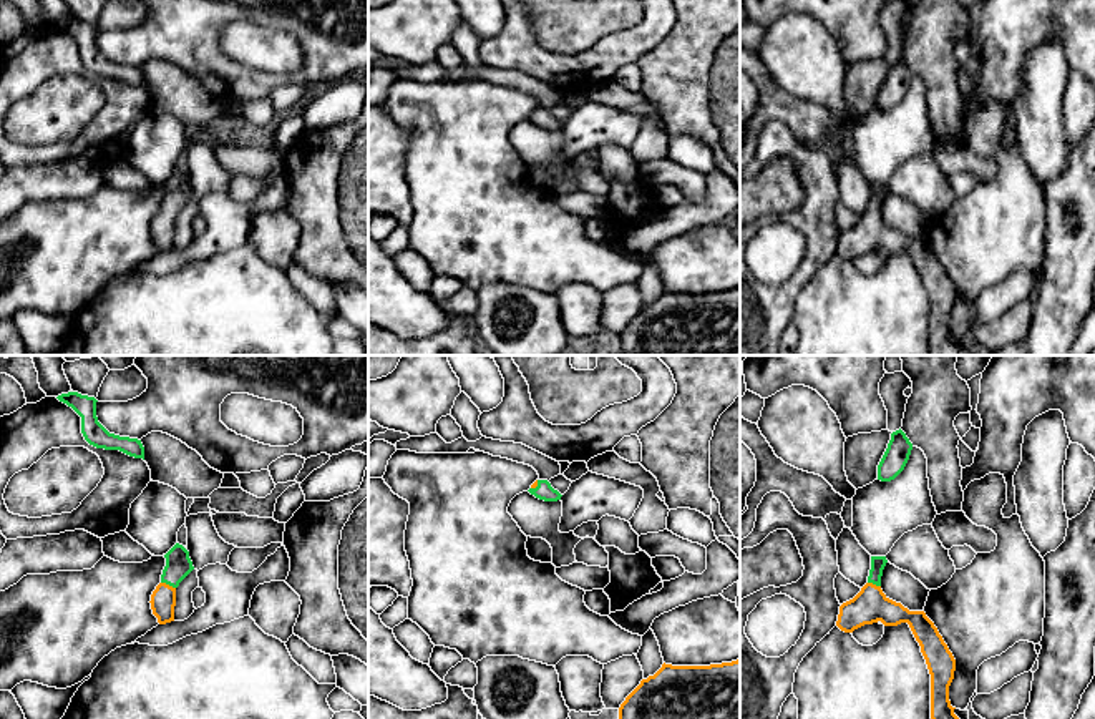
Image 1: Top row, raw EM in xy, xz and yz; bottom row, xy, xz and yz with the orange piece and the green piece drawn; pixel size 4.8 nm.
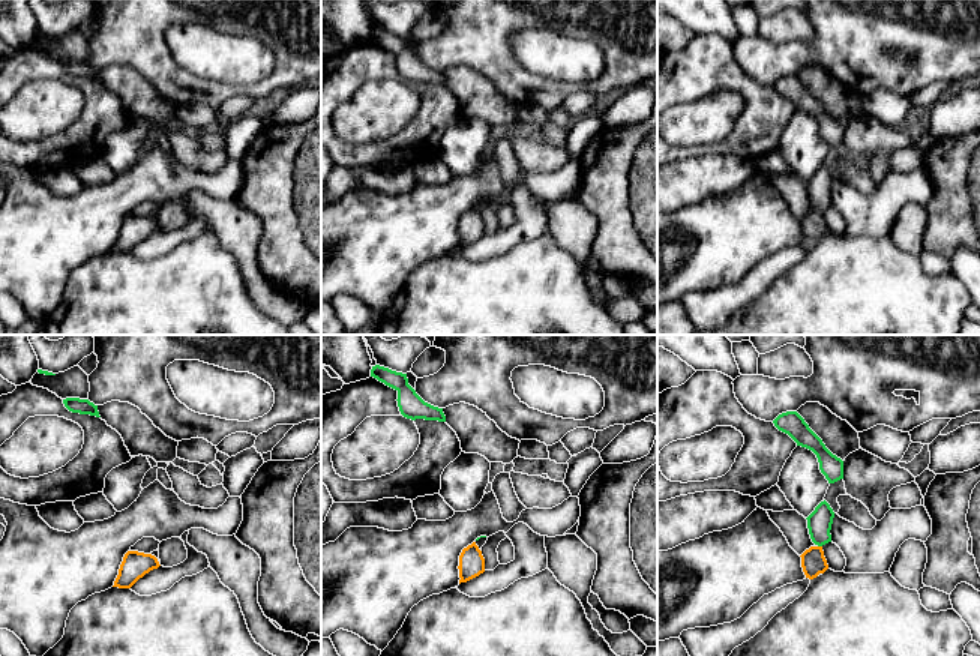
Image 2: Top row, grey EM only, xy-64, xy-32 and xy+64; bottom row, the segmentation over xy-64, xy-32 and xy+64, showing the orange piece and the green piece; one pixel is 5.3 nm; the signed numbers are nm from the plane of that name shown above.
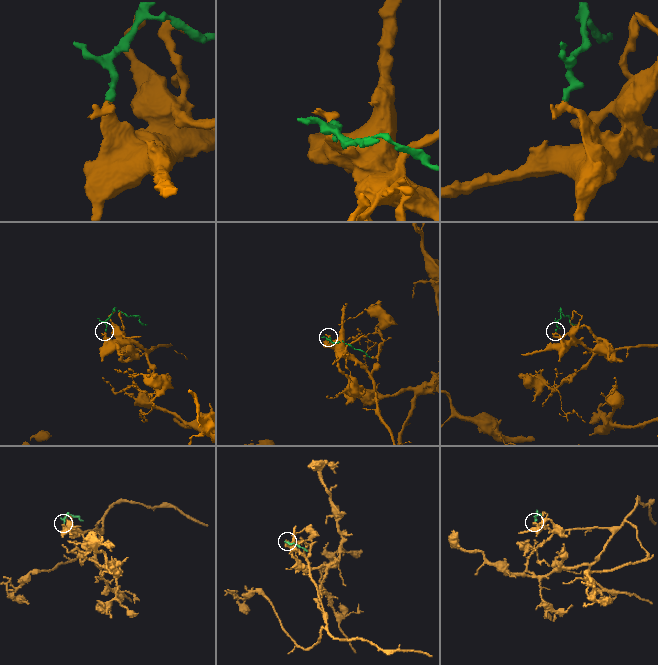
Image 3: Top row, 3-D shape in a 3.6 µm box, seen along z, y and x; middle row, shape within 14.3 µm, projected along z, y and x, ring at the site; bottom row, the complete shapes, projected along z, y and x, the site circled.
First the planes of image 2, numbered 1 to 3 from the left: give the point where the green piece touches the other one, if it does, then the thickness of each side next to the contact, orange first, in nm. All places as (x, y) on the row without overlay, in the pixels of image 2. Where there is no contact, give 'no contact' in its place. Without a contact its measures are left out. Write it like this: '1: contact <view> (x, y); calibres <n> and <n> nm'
1: no contact
2: no contact
3: contact xy+64 (820, 210); calibres 130 and 130 nm

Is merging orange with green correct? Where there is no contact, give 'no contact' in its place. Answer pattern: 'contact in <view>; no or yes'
contact in xy; yes

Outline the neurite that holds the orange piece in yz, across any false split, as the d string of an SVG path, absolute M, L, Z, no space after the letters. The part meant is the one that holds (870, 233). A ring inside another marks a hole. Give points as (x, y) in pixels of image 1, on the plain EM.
M871 184L868 211L849 229L840 234L836 254L844 261L881 249L884 254L908 251L931 302L931 347L932 355L974 355L961 349L949 329L949 314L954 307L956 287L924 239L909 239L889 227L881 218L886 184Z

